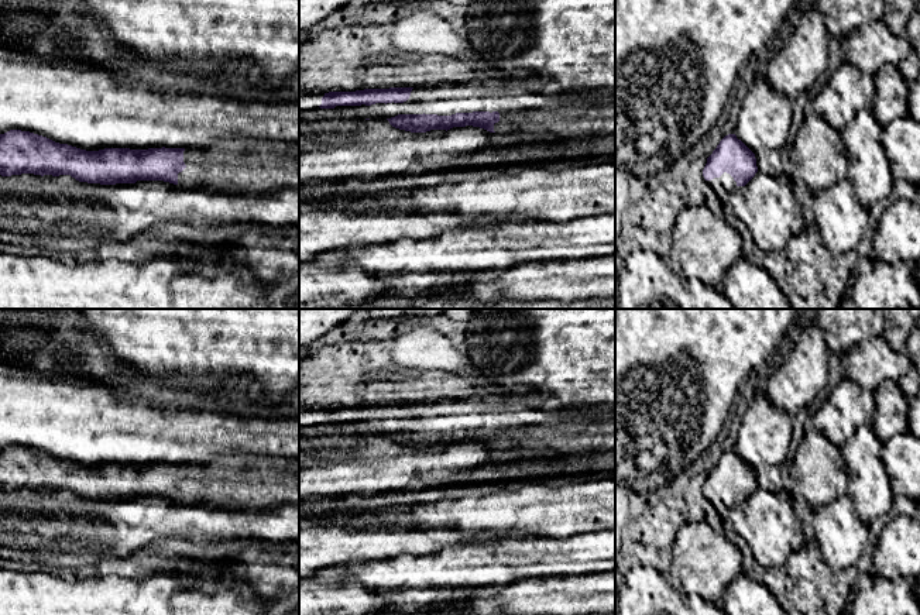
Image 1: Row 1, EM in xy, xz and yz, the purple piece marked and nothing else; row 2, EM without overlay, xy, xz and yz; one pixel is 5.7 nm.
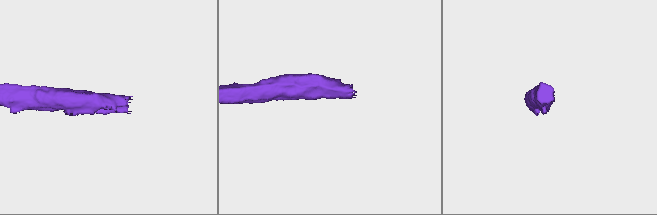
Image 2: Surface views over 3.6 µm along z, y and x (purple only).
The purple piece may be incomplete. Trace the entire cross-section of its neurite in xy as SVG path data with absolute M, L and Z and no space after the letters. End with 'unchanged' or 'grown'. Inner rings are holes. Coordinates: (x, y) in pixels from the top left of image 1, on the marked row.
M10 130L0 134L0 175L71 175L79 182L116 185L164 181L182 188L212 186L236 192L267 192L274 188L299 189L299 150L289 152L231 152L229 150L104 148L86 151L47 137Z | grown

